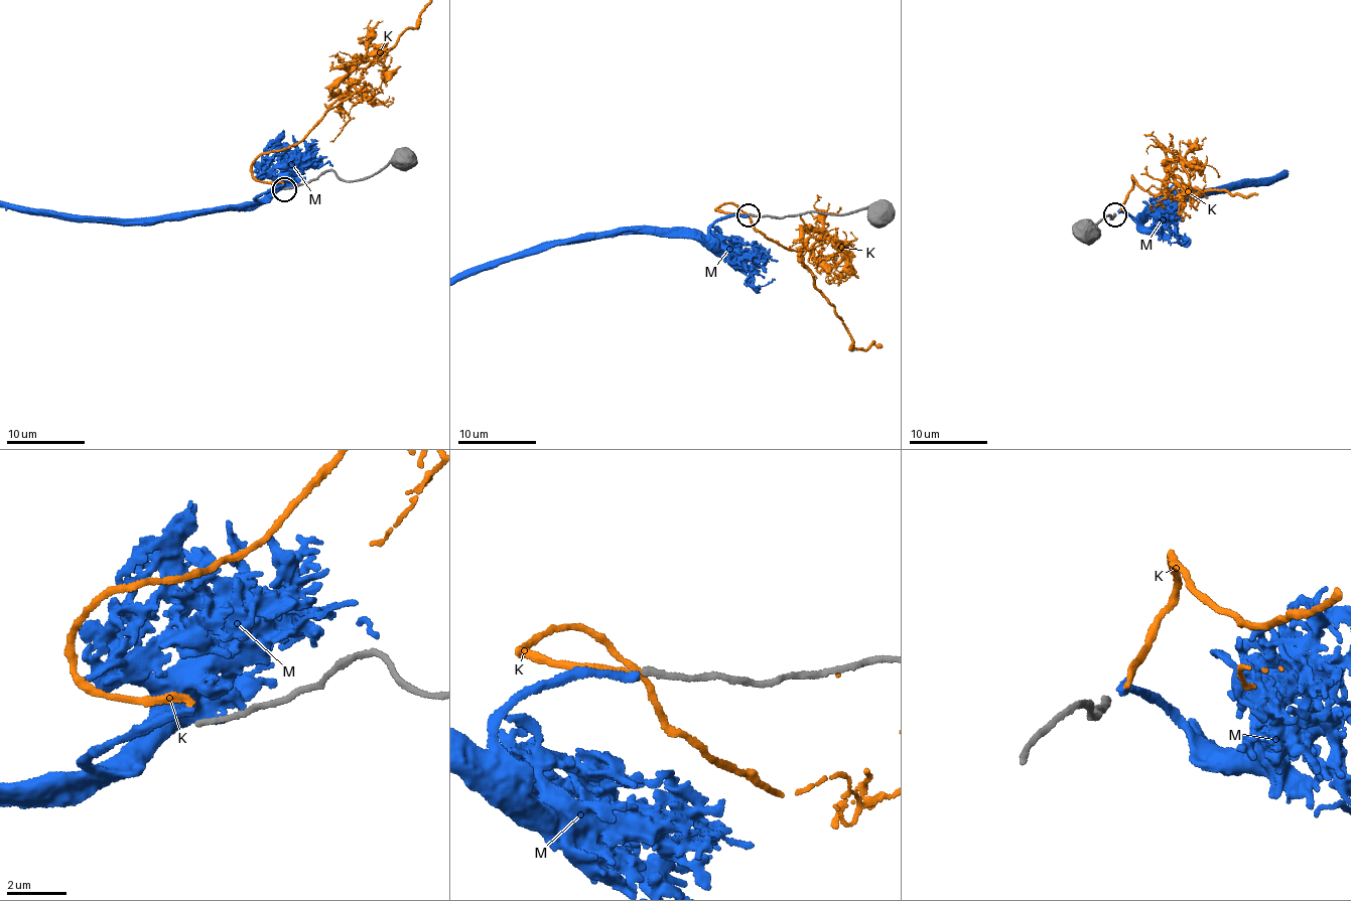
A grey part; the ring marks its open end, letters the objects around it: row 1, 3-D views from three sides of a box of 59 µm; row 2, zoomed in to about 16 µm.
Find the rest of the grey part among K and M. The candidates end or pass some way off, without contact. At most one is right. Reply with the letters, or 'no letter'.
no letter

